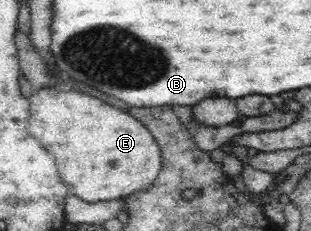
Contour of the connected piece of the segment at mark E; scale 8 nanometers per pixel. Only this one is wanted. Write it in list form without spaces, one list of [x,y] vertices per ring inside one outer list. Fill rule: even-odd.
[[[41,88],[28,102],[28,132],[45,151],[53,153],[69,194],[87,203],[111,201],[141,191],[157,179],[162,167],[159,146],[152,133],[127,113],[77,89],[59,92]]]

